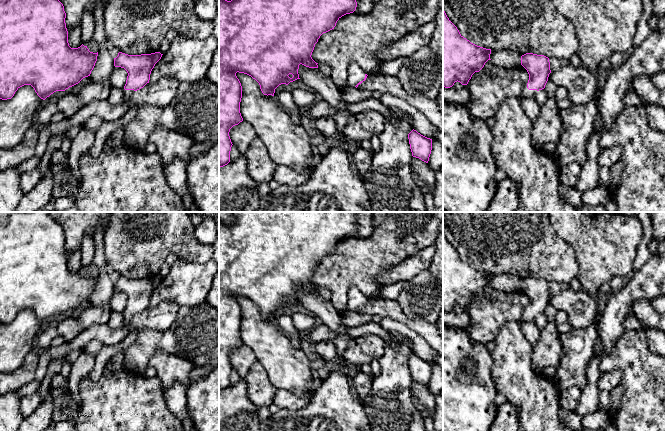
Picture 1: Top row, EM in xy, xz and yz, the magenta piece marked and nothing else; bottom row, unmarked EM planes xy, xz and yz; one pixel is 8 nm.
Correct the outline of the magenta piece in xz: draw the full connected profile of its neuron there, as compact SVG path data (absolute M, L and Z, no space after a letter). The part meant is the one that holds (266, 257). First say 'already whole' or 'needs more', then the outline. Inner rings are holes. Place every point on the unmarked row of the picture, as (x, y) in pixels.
already whole | M233 212L234 222L231 225L223 223L219 219L219 392L230 386L230 375L232 366L229 360L230 353L243 345L240 337L240 326L242 322L242 310L236 297L244 297L255 303L264 319L274 320L275 313L281 309L288 309L299 302L298 293L302 288L309 292L318 292L311 279L315 268L323 257L336 250L337 245L344 239L353 237L357 231L357 214L355 212Z

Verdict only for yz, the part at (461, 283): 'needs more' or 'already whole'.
already whole

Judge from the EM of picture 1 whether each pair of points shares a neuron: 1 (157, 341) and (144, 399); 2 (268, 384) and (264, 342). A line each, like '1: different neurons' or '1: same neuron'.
1: different neurons
2: same neuron

